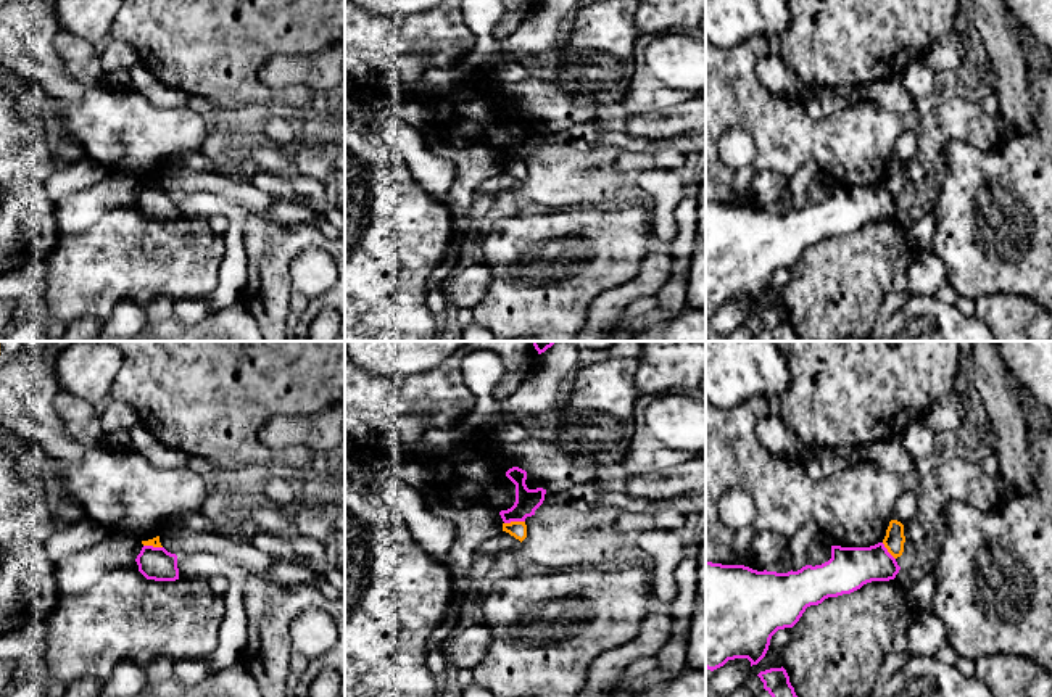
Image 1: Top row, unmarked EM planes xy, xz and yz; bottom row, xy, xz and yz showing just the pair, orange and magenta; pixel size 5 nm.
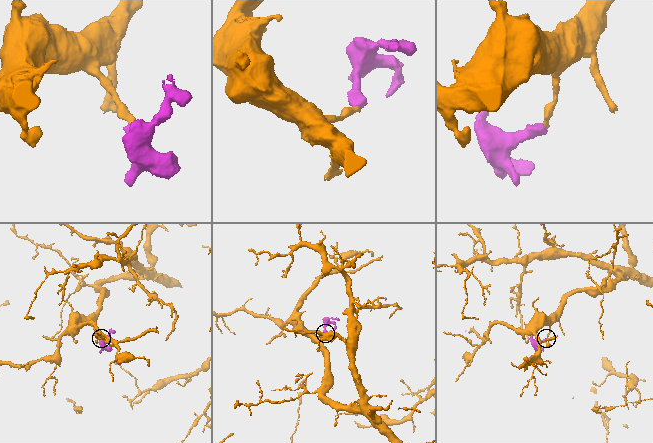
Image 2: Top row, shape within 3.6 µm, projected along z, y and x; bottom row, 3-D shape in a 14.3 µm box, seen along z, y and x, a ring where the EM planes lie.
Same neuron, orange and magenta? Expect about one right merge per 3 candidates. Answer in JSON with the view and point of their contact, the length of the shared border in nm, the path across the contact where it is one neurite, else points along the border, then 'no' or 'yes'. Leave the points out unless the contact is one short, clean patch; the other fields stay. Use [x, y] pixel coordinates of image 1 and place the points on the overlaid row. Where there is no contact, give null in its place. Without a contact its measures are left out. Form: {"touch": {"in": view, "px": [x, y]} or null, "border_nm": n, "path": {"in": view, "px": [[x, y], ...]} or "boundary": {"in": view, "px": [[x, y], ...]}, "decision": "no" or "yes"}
{"touch": {"in": "xz", "px": [514, 522]}, "border_nm": 110, "boundary": {"in": "xz", "px": [[524, 520], [505, 523]]}, "decision": "no"}

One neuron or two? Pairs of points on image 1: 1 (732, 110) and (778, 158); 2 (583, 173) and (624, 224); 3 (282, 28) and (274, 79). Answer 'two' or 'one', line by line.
1: one
2: two
3: two

